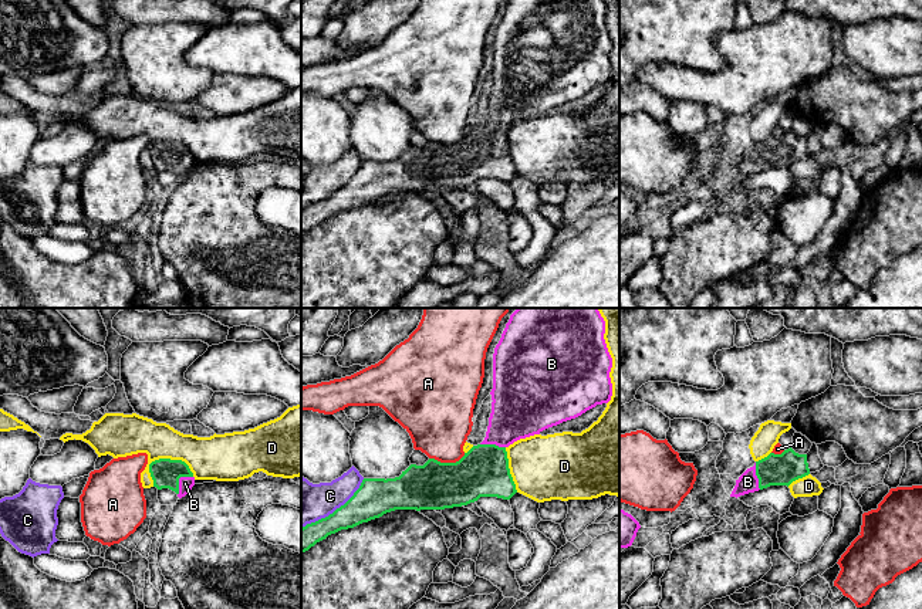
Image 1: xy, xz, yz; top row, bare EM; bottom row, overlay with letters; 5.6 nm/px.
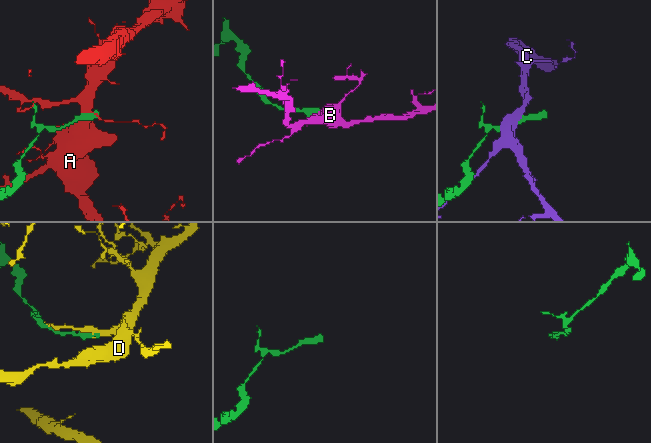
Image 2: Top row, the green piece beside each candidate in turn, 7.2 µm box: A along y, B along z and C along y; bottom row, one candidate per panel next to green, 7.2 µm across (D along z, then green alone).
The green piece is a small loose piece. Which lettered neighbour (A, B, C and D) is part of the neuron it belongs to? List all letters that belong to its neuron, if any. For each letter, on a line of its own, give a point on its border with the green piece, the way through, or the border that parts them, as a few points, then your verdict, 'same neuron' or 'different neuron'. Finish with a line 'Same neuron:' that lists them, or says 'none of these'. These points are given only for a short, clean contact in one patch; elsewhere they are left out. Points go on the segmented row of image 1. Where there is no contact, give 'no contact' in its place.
A: xz (446, 463) | different neuron
B: xy (178, 480) | across xy (165, 473), (172, 474), (178, 480), (185, 483) | same neuron
C: xz (335, 510) | different neuron
D: xy (174, 460) | different neuron
Same neuron: B

